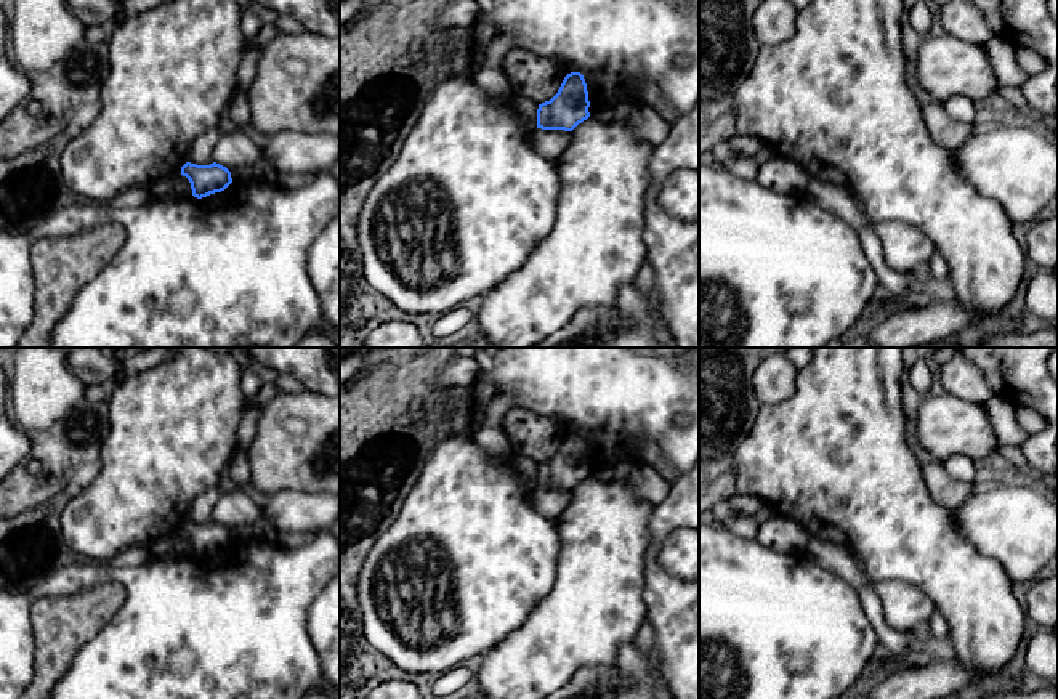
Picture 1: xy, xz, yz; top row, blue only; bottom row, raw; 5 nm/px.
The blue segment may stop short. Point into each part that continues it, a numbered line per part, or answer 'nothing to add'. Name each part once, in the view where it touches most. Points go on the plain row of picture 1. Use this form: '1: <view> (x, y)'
nothing to add

